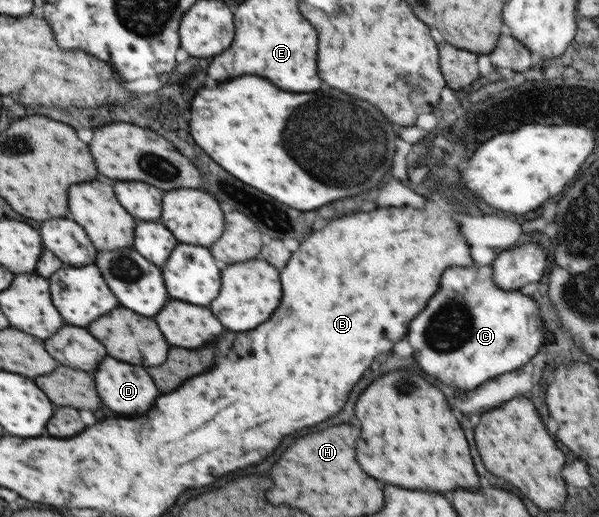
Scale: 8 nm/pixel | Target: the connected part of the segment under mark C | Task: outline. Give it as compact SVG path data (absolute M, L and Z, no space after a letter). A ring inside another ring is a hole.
M472 265L448 267L444 271L434 299L430 299L426 309L410 323L408 341L414 349L414 359L428 375L440 381L450 379L456 387L462 389L474 389L488 379L494 379L504 372L514 371L526 365L544 343L544 332L540 309L532 296L525 295L520 289L504 290L500 286L496 287L492 281L490 265Z

